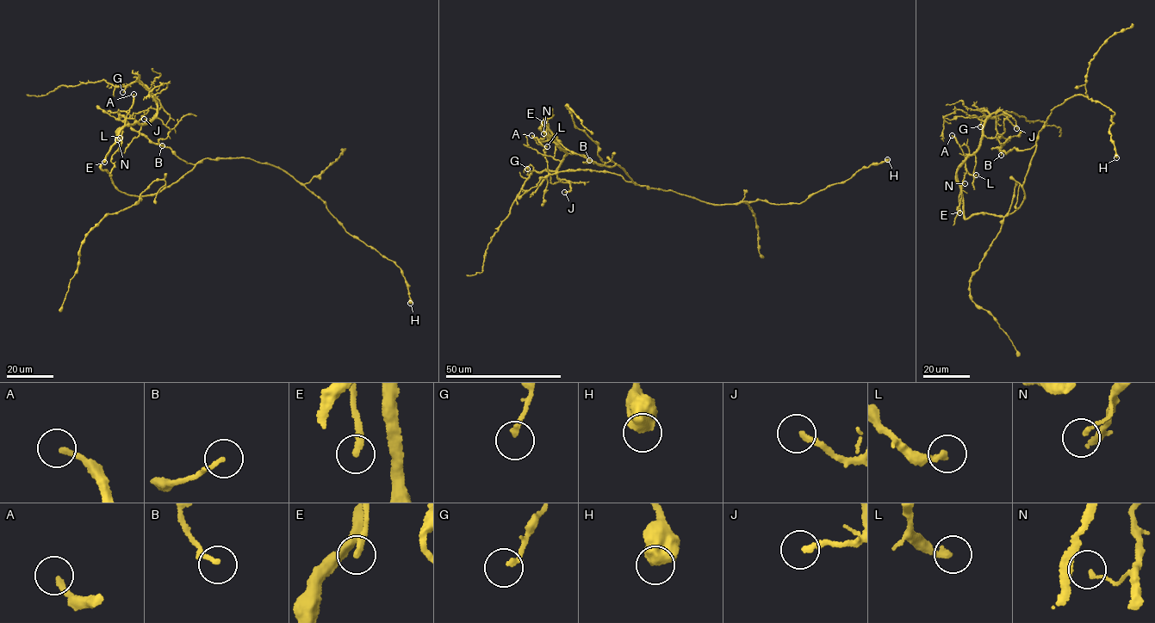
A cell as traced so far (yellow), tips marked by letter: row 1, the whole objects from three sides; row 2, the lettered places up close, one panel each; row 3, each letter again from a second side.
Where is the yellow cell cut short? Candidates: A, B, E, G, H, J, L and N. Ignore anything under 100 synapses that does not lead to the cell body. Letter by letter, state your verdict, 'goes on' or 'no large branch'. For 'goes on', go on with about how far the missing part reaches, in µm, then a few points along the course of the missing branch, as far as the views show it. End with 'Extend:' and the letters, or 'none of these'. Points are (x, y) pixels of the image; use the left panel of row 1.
A: no large branch
B: no large branch
E: goes on | 90 µm | (104, 162), (94, 175), (70, 188), (67, 185), (69, 163), (78, 173), (112, 174)
G: no large branch
H: no large branch
J: no large branch
L: no large branch
N: no large branch
Extend: E

